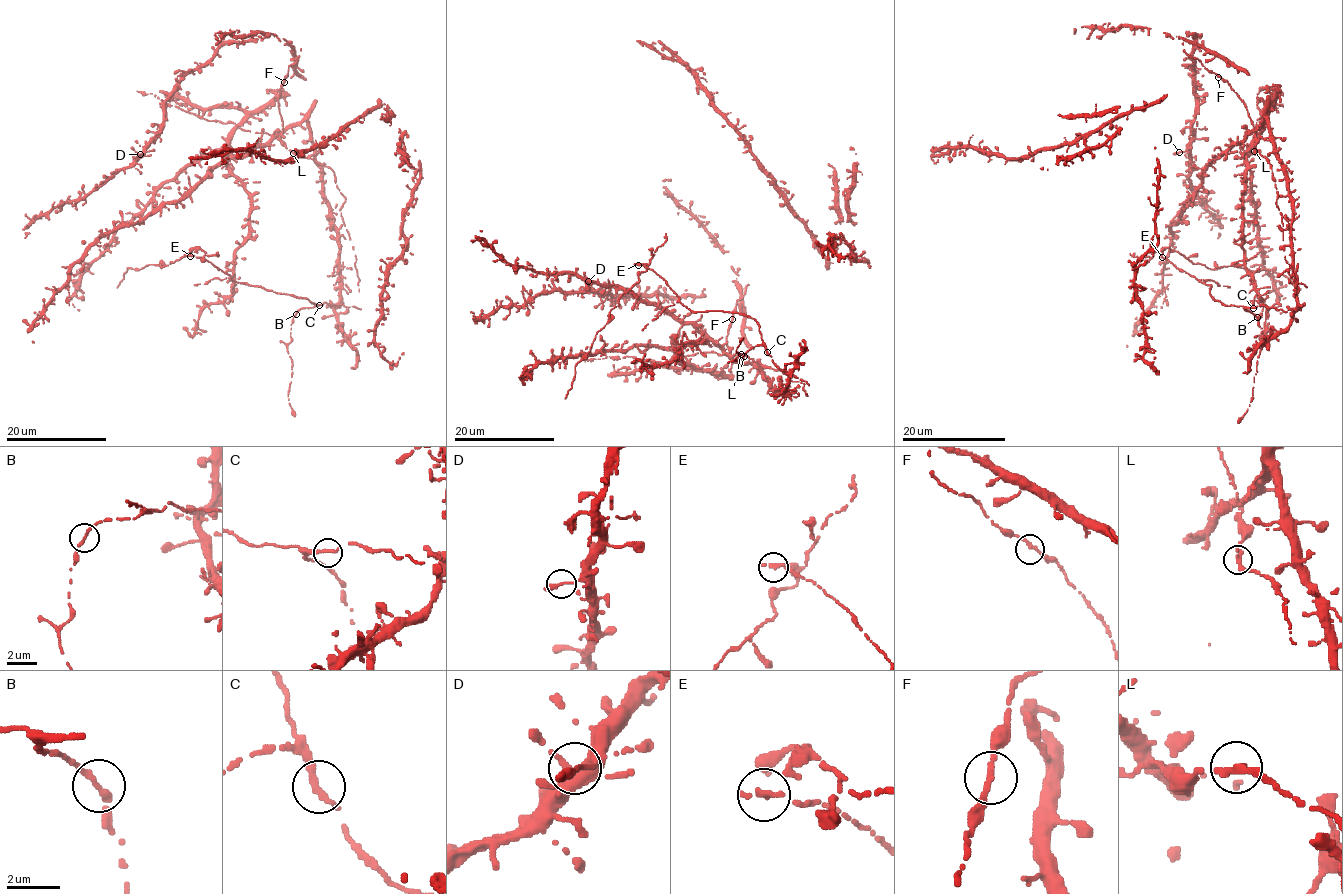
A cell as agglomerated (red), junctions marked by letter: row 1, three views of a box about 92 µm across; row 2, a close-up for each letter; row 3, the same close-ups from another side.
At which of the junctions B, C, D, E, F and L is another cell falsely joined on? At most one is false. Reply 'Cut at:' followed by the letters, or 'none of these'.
Cut at: E

